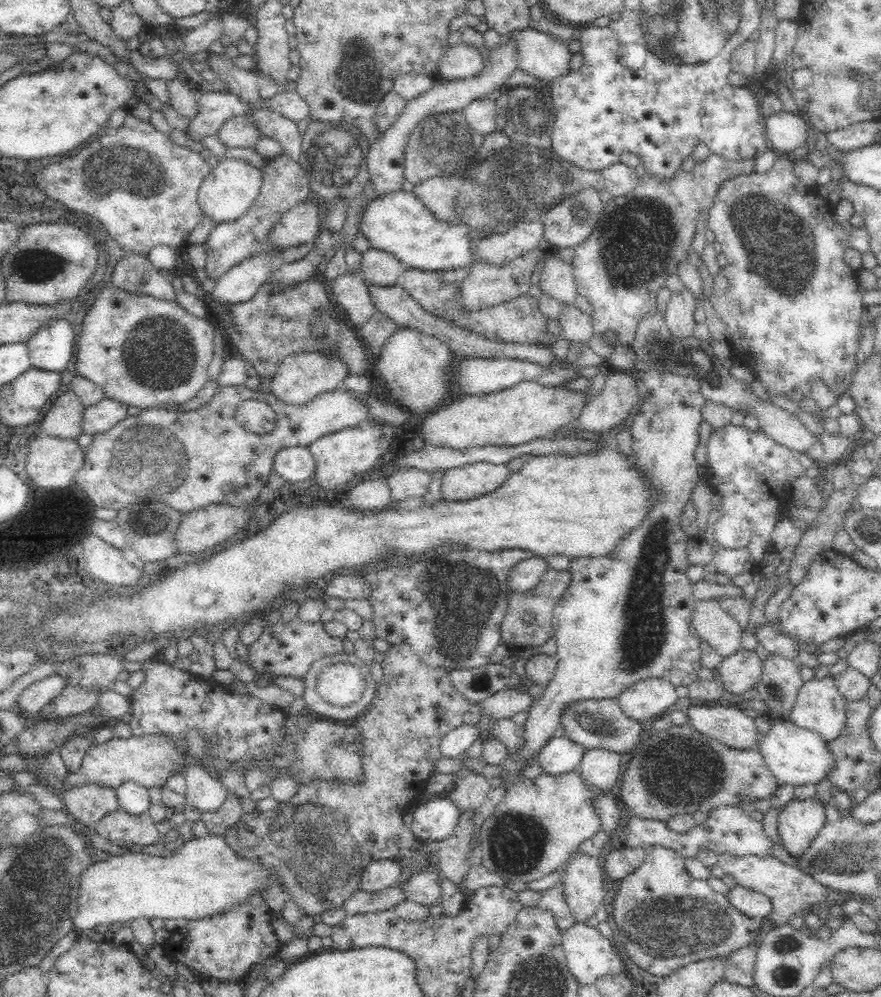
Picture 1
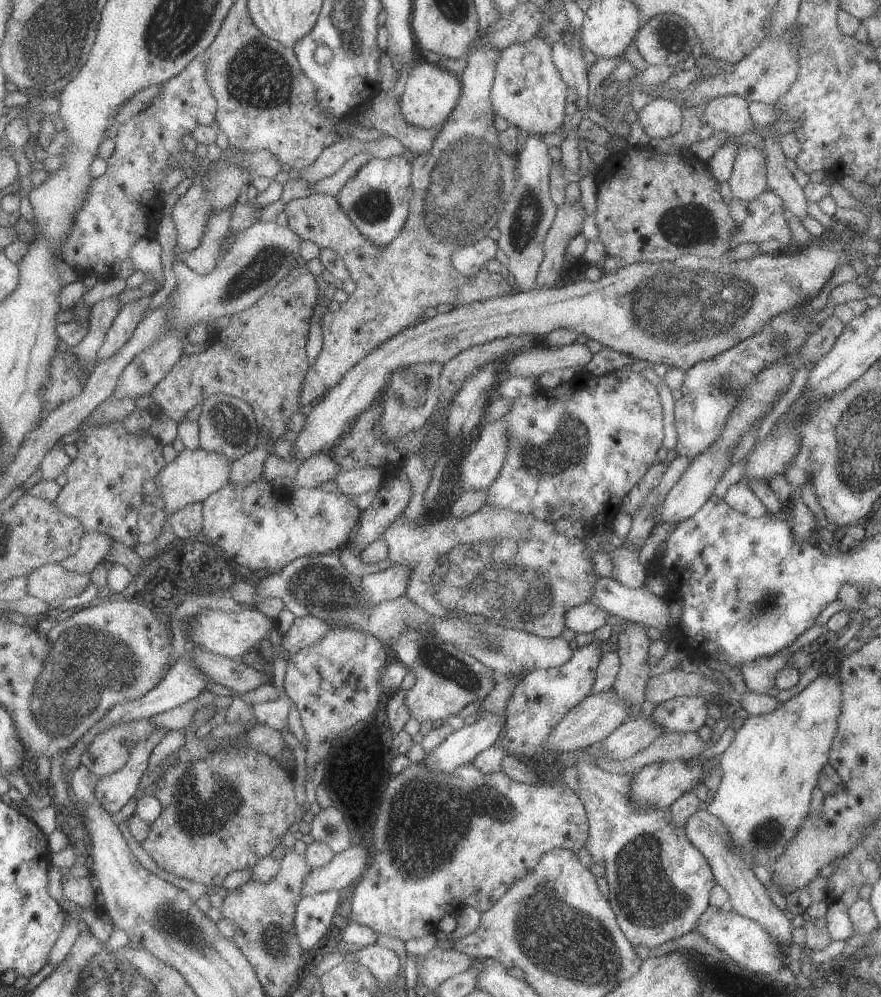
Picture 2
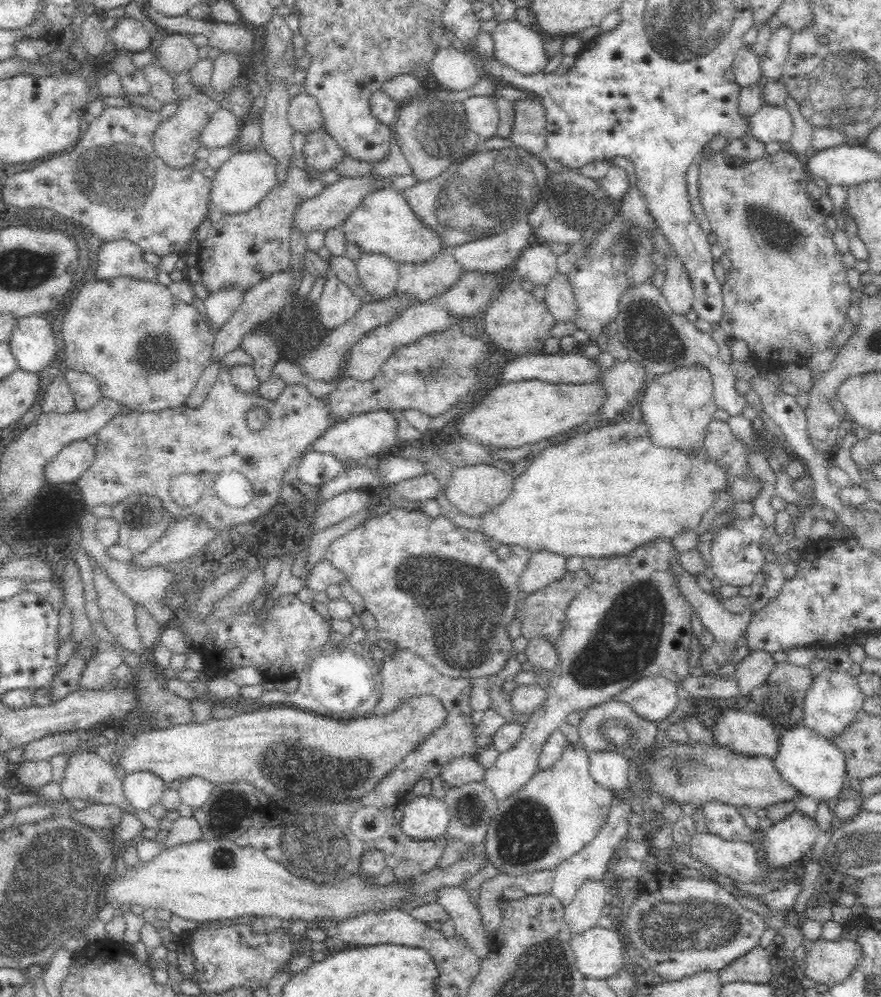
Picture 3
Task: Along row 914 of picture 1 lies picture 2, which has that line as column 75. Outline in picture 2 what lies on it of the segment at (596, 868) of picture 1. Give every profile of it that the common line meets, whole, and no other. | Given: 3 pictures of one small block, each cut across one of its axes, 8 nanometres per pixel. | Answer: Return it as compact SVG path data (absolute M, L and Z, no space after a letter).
M59 563L46 564L30 571L26 578L26 591L29 595L34 596L42 601L56 603L73 596L79 596L83 591L85 584L89 580L89 573L77 574L73 571L68 571Z

